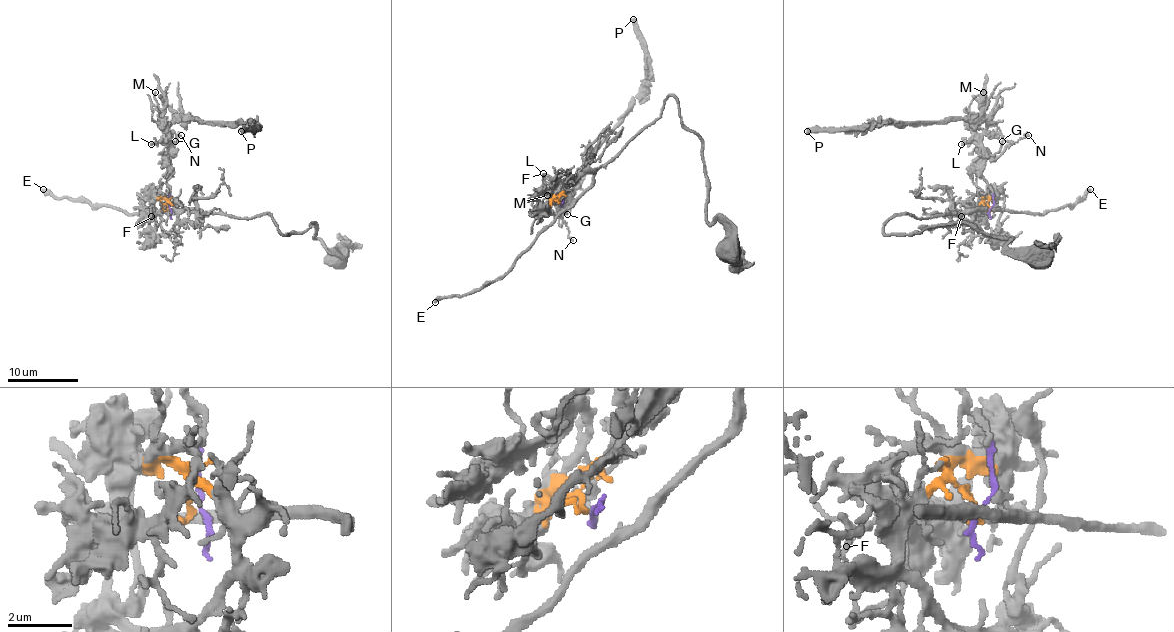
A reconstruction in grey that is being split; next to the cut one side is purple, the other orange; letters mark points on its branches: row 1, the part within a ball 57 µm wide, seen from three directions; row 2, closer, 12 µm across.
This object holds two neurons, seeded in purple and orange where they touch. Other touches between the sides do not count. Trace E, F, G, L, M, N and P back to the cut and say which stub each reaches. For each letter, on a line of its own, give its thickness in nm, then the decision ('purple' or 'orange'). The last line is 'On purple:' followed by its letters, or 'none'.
E: 380 nm thick; orange
F: 140 nm thick; orange
G: 140 nm thick; purple
L: 100 nm thick; purple
M: 110 nm thick; purple
N: 160 nm thick; purple
P: 500 nm thick; purple
On purple: G, L, M, N, P

